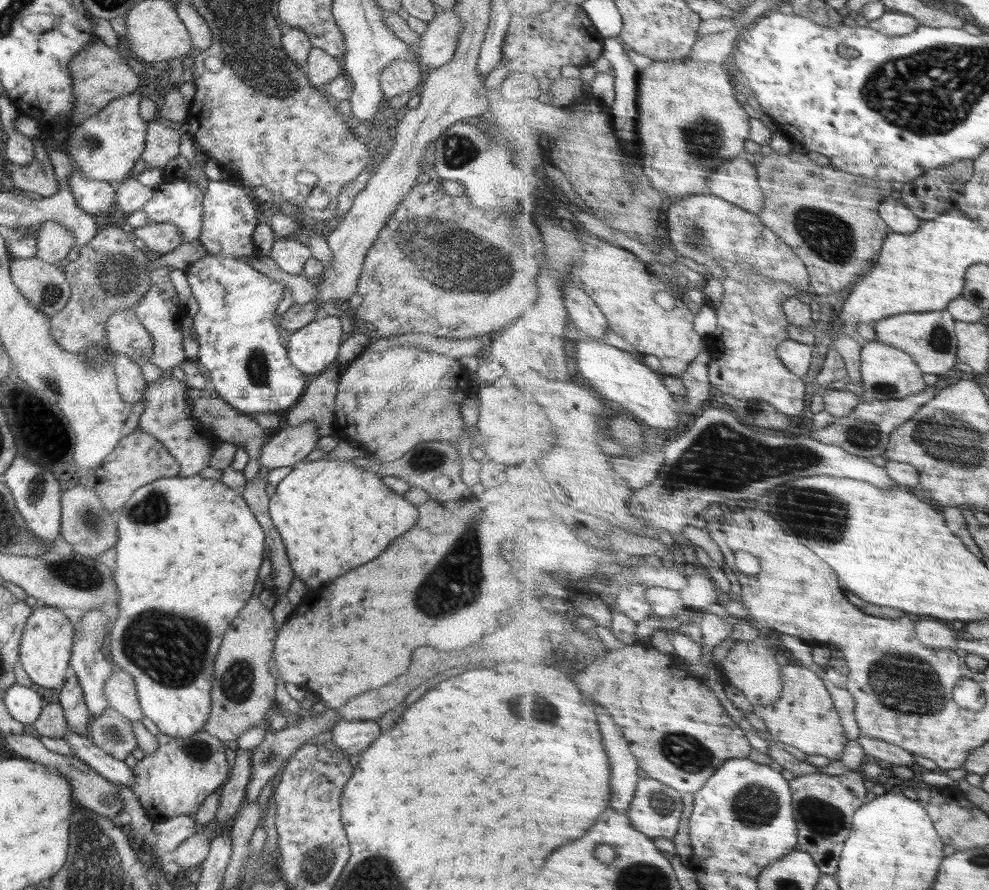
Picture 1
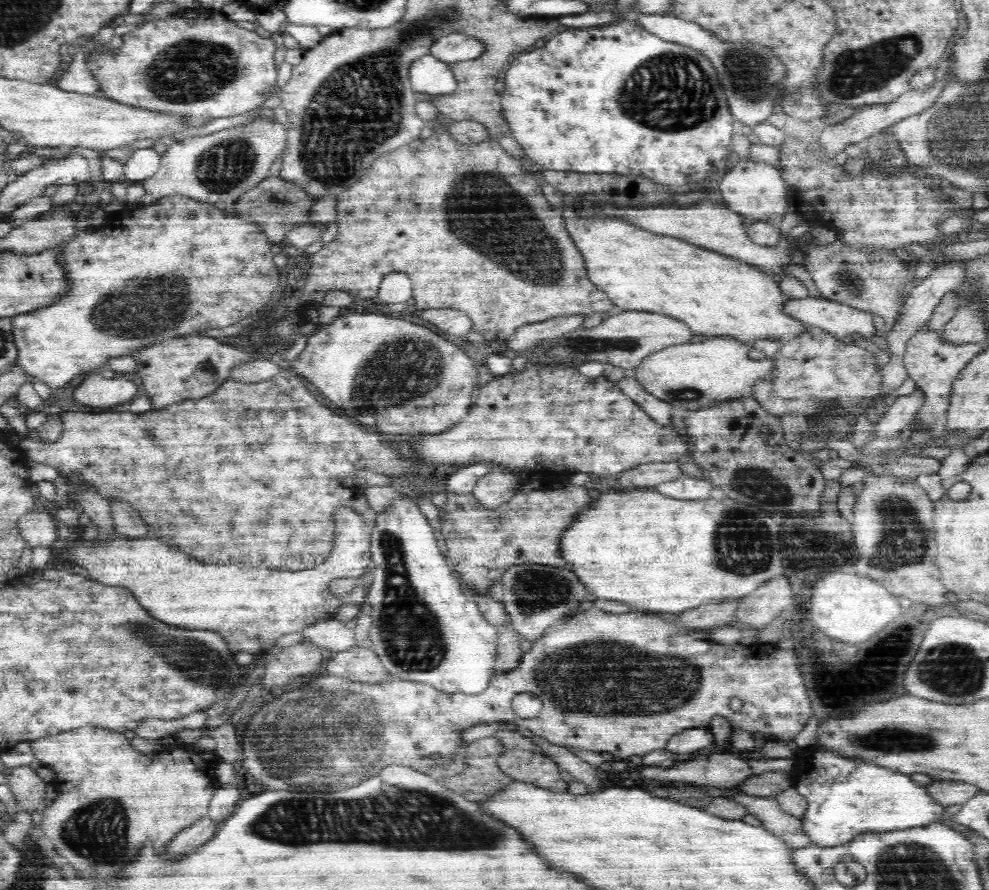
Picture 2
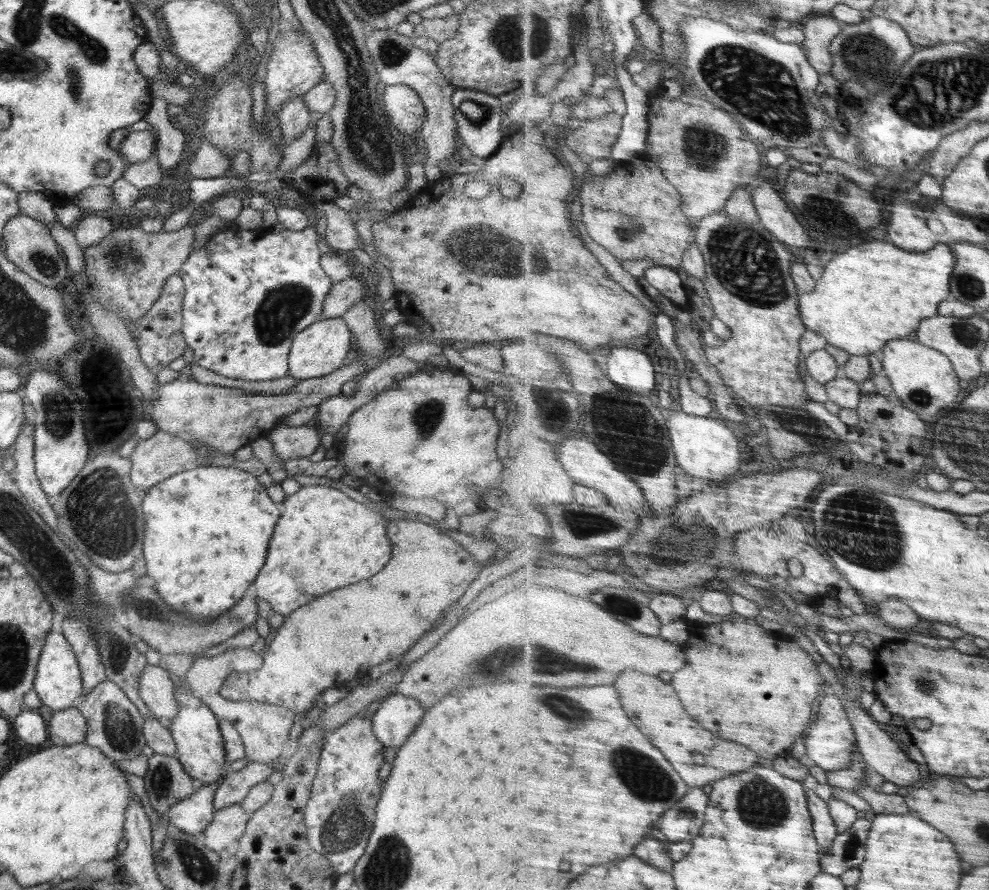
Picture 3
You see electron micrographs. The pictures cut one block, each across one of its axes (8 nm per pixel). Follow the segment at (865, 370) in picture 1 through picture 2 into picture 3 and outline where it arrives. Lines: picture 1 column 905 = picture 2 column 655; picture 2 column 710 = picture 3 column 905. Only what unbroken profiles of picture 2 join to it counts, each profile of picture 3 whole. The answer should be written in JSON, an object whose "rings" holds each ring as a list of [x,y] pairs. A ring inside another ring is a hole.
{"rings":[[[900,338],[891,340],[883,350],[886,375],[891,378],[895,391],[907,408],[919,413],[924,420],[935,423],[946,412],[948,406],[963,399],[962,379],[956,372],[952,359],[944,352],[922,342]]]}

